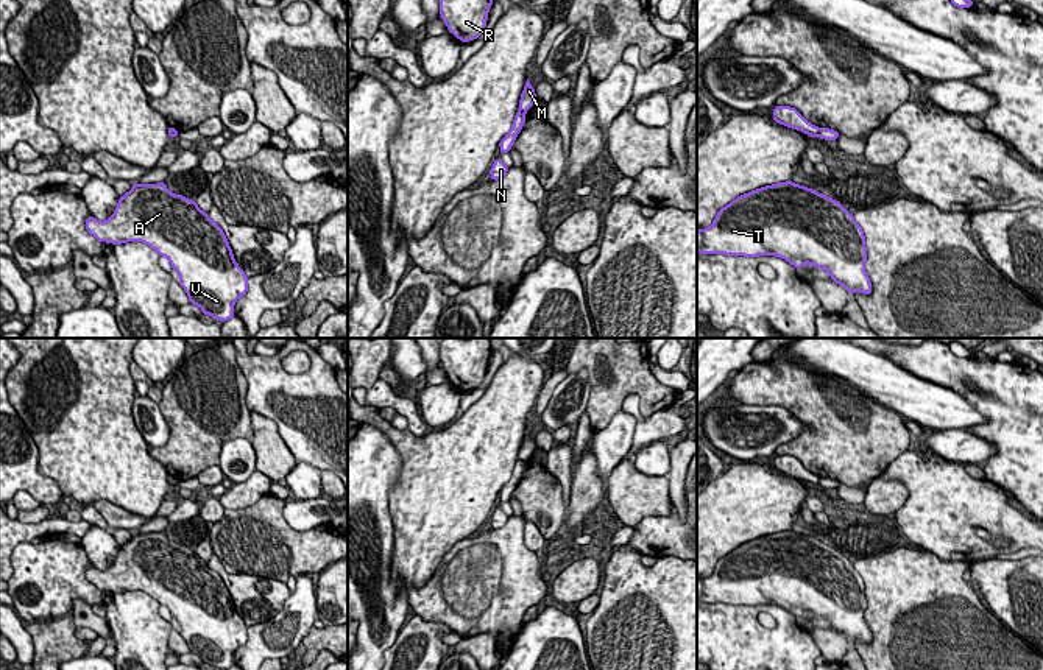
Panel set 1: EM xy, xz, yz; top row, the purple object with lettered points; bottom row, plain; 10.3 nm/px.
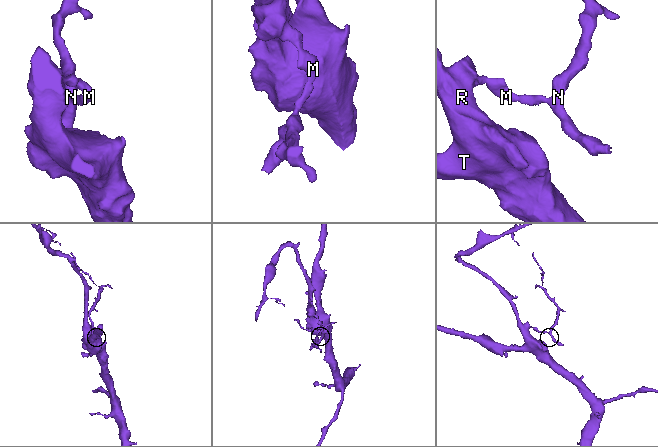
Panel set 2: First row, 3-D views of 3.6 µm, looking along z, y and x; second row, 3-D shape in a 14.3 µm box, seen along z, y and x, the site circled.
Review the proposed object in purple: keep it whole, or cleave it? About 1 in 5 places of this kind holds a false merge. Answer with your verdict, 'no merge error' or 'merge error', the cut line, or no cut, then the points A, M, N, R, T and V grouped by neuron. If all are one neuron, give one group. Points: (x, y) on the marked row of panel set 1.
merge error; cut yz (820, 128), (817, 136); groups A M R T V / N

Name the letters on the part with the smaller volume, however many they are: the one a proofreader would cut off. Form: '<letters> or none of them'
N

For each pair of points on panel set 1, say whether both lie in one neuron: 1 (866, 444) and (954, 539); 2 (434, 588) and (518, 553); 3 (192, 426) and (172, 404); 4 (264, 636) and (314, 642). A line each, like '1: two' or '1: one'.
1: two
2: one
3: one
4: two

